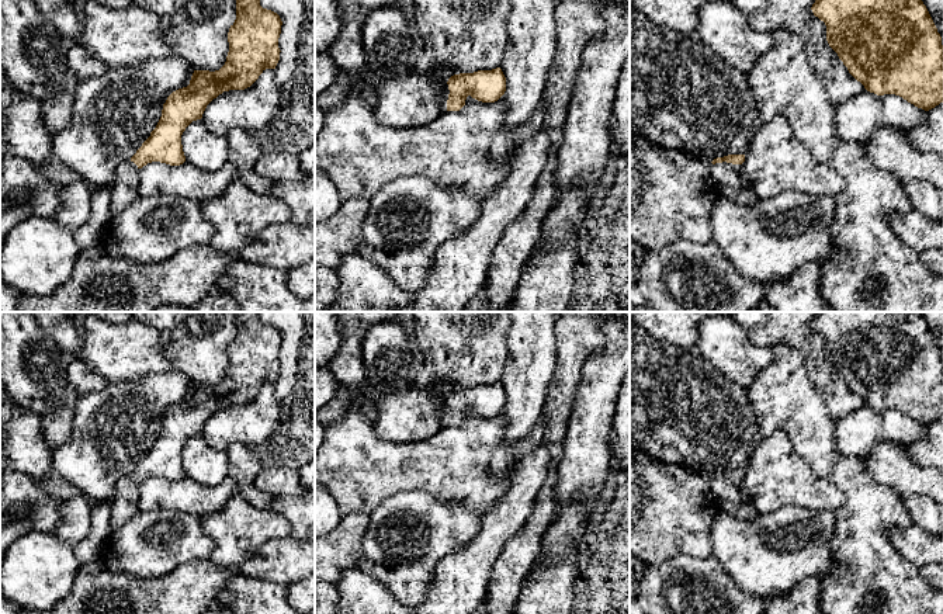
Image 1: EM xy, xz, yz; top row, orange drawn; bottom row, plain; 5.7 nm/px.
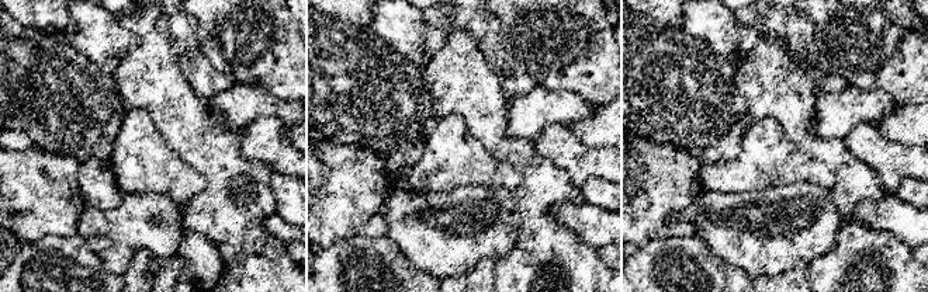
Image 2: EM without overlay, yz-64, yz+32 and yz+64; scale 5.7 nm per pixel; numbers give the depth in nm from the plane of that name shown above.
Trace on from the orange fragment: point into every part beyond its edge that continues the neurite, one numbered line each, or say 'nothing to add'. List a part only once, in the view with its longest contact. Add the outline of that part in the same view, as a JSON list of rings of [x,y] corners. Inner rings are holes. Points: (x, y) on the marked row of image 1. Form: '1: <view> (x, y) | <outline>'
1: yz (727, 176) | [[[715,163],[711,171],[720,195],[739,205],[753,204],[757,200],[757,195],[742,181],[742,164]]]

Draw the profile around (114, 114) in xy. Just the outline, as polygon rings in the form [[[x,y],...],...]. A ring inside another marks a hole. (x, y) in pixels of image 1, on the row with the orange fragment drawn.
[[[152,58],[105,74],[82,80],[70,124],[52,138],[53,157],[93,190],[112,185],[118,167],[131,160],[156,128],[167,97],[190,84],[194,67],[183,58]]]

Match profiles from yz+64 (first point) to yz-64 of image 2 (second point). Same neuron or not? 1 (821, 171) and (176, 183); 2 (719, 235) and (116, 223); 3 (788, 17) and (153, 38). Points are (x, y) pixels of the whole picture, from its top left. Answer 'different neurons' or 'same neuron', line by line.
1: same neuron
2: same neuron
3: different neurons

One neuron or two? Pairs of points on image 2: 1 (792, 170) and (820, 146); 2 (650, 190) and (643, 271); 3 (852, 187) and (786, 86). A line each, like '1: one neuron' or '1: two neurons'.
1: two neurons
2: two neurons
3: one neuron

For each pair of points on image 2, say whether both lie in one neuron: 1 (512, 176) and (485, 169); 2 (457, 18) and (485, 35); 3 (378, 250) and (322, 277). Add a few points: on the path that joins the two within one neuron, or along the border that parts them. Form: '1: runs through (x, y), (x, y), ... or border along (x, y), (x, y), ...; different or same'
1: runs through (505, 176), (492, 173); same
2: runs through (464, 18), (468, 18), (478, 28); same
3: runs through (364, 247), (348, 253), (336, 263); same

